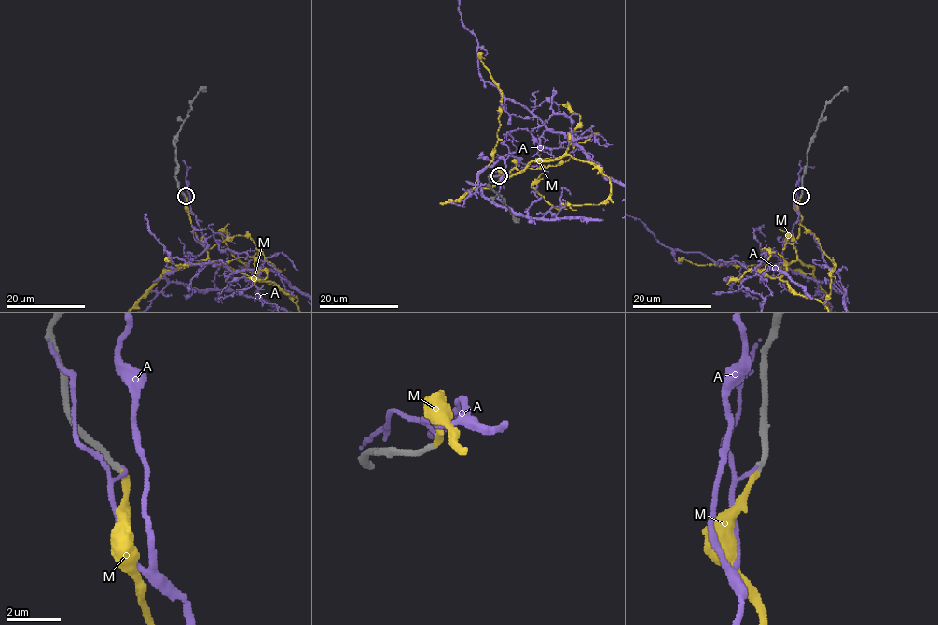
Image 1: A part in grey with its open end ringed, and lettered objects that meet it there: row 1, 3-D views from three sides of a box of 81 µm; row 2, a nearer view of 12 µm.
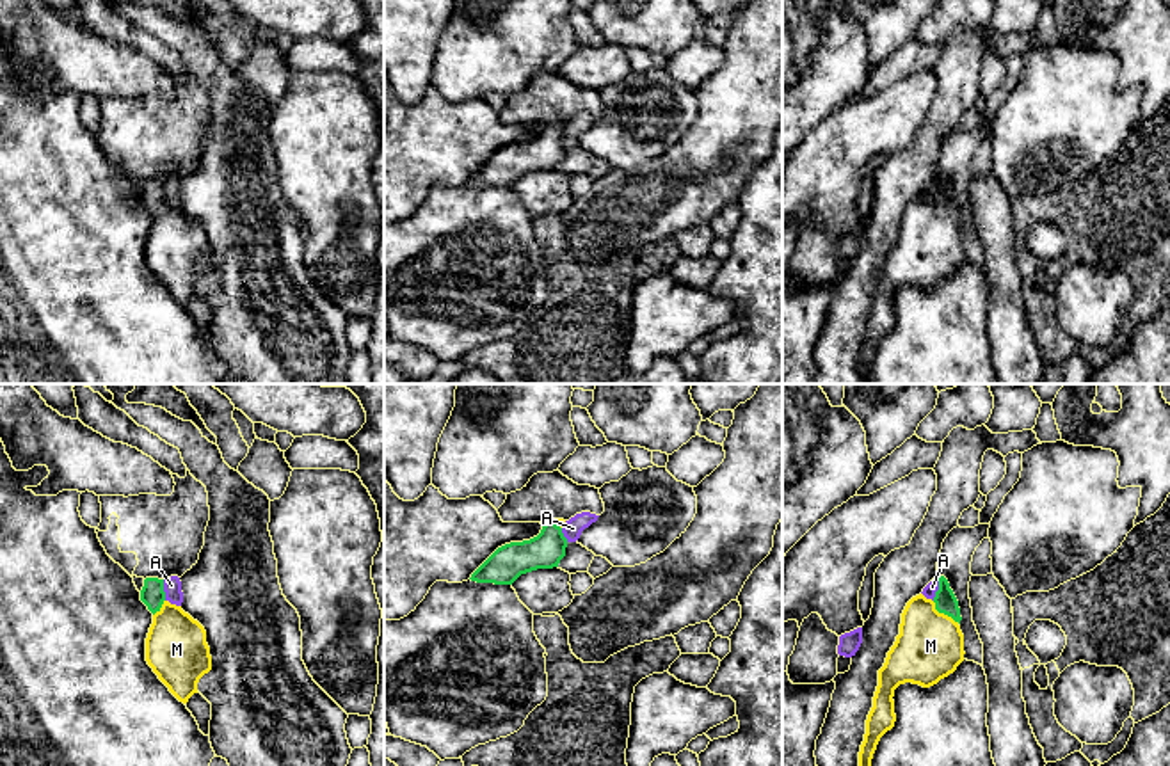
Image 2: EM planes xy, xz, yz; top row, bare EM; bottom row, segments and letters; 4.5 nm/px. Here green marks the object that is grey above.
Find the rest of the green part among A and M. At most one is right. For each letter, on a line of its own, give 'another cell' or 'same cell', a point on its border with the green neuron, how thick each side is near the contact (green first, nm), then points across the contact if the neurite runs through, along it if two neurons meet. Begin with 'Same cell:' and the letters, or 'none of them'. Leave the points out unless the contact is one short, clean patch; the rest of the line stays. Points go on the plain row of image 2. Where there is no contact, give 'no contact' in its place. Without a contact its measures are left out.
Same cell: M
A: another cell; contact yz (939, 191); calibres 100 and 60 nm; border yz (937, 178), (937, 192), (932, 201)
M: same cell; contact yz (945, 215); calibres 100 and 300 nm; way yz (945, 201), (945, 215), (930, 230), (930, 247)

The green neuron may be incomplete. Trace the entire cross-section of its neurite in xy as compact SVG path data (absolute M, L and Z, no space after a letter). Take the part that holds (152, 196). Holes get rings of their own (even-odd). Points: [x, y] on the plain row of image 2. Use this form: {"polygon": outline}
{"polygon": "M146 180L140 203L153 215L146 240L146 263L183 306L197 295L199 281L212 272L204 229L181 208L165 201L164 181Z"}

